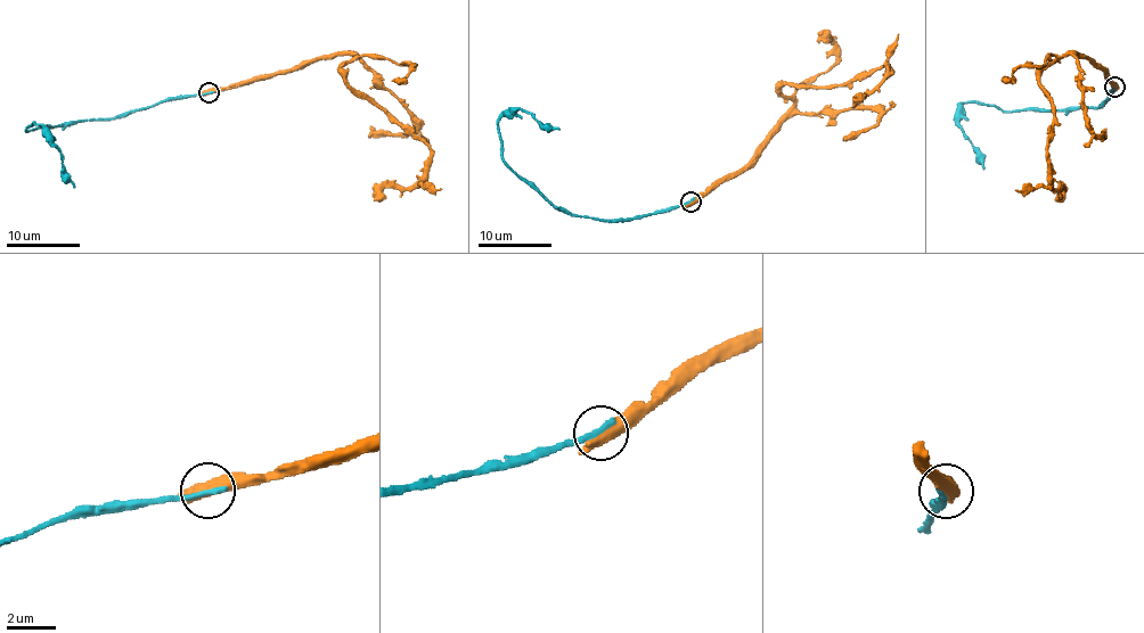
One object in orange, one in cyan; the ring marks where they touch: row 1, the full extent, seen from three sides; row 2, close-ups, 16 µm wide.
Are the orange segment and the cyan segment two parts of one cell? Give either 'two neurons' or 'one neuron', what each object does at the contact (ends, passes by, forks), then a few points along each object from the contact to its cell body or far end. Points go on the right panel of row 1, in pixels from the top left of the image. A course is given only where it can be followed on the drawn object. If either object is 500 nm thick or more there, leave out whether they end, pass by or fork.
two neurons; orange passes by; cyan ends; course orange (1114, 88), (1109, 74), (1073, 54), (1039, 80), (1056, 118), (1047, 151), (1047, 178), (1062, 188), (1055, 200); course cyan (1114, 88), (1096, 108), (1005, 112), (978, 103), (962, 103), (957, 125), (977, 153), (983, 170)

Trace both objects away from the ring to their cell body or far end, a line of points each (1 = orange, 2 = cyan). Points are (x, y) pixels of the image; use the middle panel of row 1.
1: (691, 202), (740, 174), (793, 104), (779, 93), (785, 84), (847, 85), (890, 70), (860, 98), (855, 96)
2: (691, 202), (636, 218), (566, 214), (553, 207), (505, 162), (499, 134), (500, 117), (520, 109), (558, 129)

